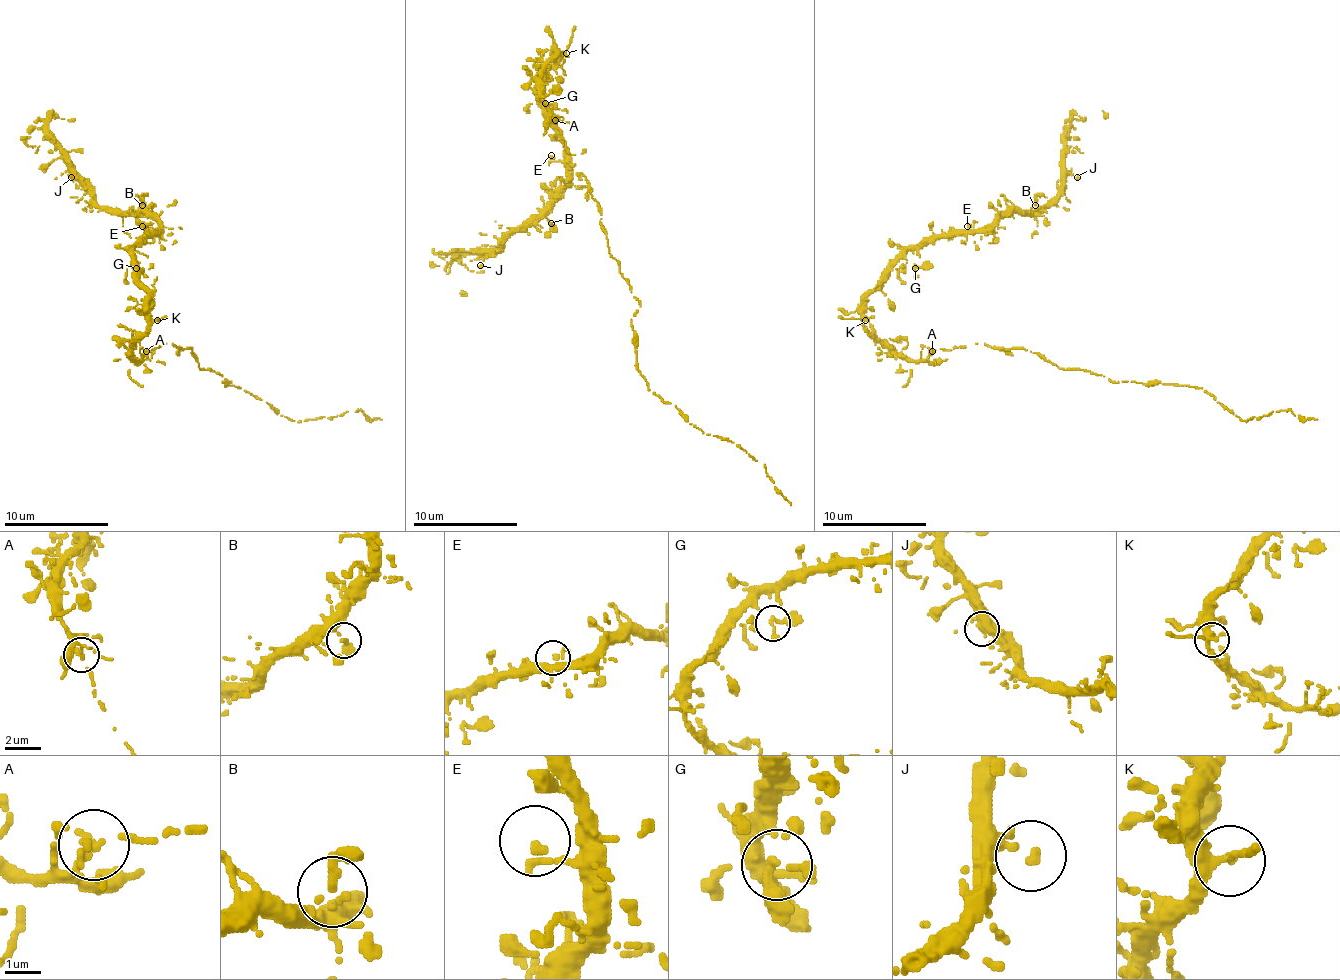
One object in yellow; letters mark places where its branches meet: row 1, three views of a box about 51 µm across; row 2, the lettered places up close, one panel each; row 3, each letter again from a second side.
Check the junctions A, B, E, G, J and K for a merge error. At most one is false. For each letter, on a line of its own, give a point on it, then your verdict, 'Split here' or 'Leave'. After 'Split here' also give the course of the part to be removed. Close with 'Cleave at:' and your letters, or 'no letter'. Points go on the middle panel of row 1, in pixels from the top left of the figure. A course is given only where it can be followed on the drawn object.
A: Place: (555, 120). Split here. Course of the part to remove: (556, 121), (600, 215), (608, 252), (639, 301), (632, 330), (647, 388), (700, 430), (765, 464), (791, 505)
B: Place: (551, 223). Leave
E: Place: (551, 155). Leave
G: Place: (545, 103). Leave
J: Place: (480, 265). Leave
K: Place: (566, 53). Leave
Cleave at: A

